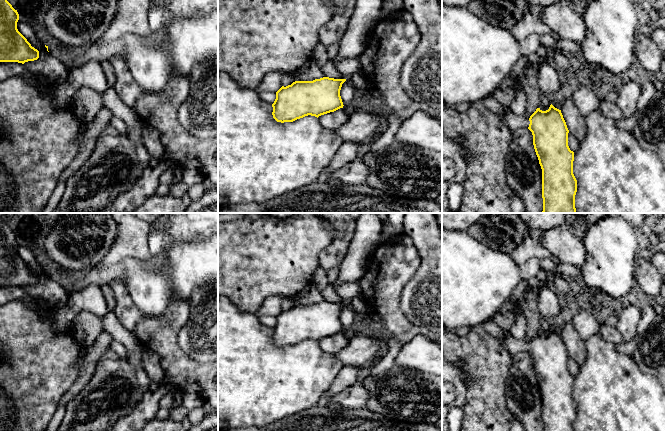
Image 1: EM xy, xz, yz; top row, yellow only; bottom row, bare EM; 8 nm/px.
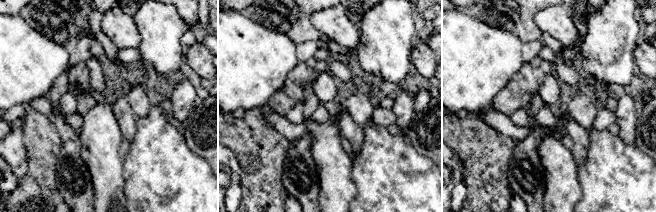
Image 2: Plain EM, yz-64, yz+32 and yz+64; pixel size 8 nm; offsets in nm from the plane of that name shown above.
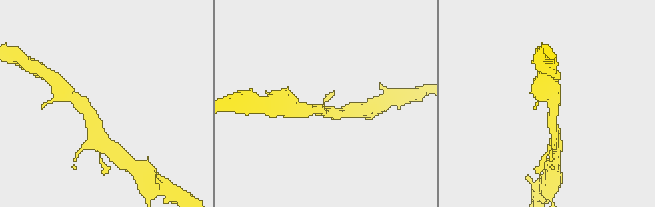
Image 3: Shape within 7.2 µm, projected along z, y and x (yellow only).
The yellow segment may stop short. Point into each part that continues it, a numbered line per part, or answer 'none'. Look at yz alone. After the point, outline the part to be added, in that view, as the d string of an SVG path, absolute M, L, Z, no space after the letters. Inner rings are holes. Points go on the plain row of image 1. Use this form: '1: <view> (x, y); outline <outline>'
1: yz (512, 345); outline M510 334L505 339L498 339L498 340L511 355L520 352L528 352L530 348L529 342L524 340L518 340L512 337Z

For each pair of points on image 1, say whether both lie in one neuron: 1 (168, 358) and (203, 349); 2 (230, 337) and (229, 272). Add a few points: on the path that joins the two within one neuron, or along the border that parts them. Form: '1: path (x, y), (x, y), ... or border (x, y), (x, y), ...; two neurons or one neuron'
1: border (178, 331), (178, 345), (192, 358), (207, 363); two neurons
2: border (228, 298), (239, 309), (249, 312); two neurons

